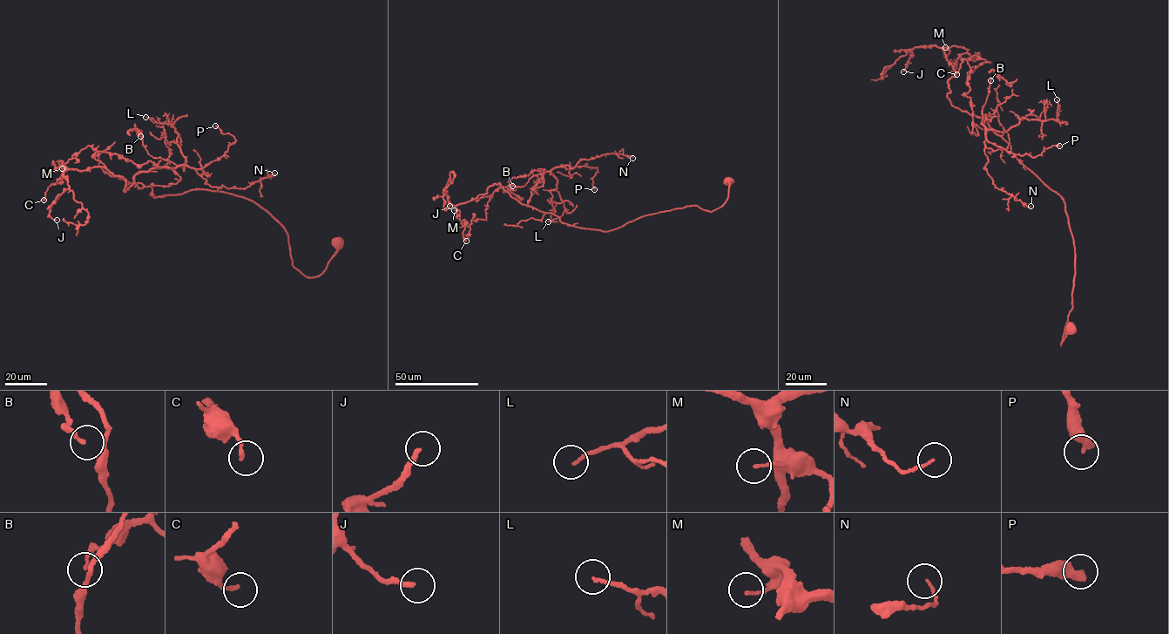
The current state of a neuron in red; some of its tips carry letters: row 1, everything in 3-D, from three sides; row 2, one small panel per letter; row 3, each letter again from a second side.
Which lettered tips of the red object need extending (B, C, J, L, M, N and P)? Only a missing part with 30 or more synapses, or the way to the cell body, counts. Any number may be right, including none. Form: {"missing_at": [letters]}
{"missing_at": ["J"]}

